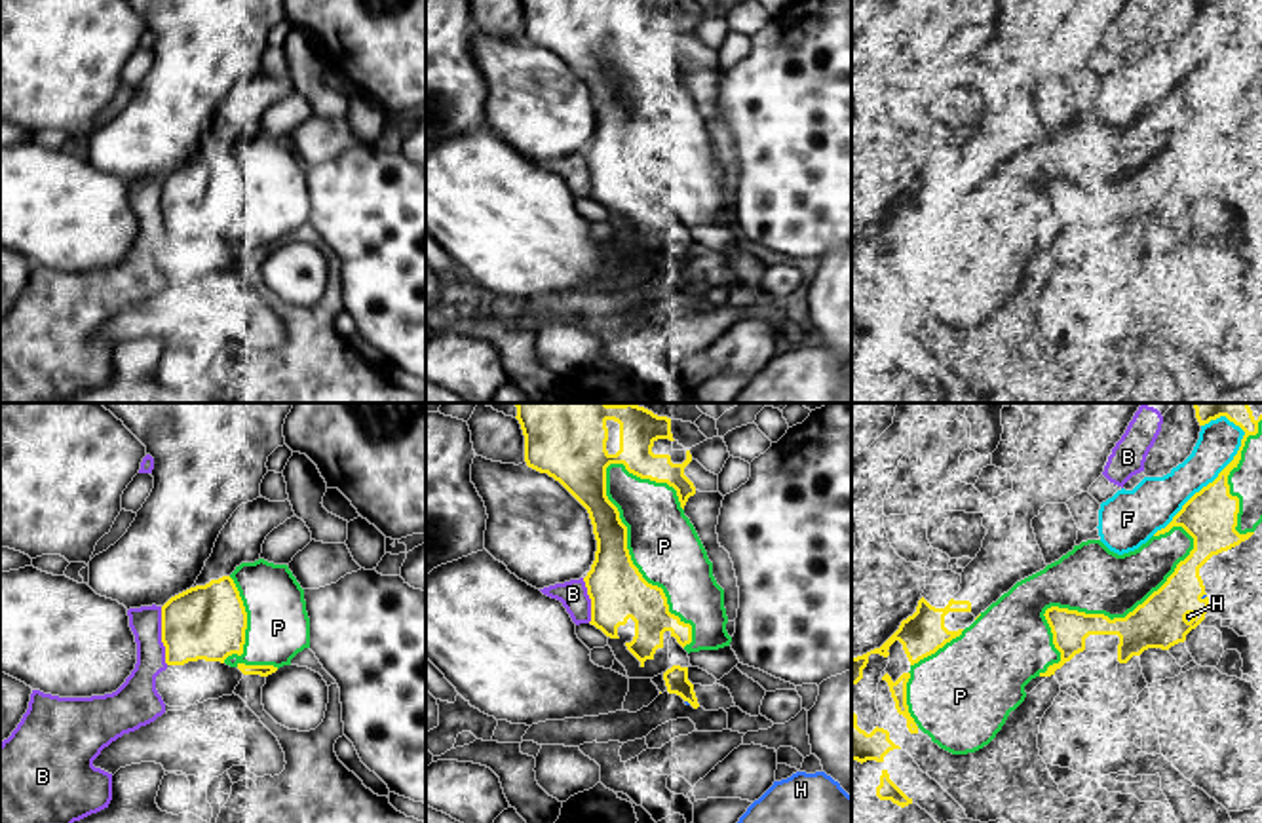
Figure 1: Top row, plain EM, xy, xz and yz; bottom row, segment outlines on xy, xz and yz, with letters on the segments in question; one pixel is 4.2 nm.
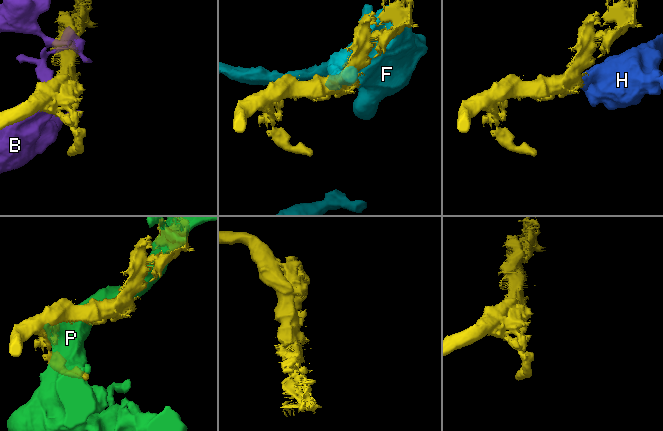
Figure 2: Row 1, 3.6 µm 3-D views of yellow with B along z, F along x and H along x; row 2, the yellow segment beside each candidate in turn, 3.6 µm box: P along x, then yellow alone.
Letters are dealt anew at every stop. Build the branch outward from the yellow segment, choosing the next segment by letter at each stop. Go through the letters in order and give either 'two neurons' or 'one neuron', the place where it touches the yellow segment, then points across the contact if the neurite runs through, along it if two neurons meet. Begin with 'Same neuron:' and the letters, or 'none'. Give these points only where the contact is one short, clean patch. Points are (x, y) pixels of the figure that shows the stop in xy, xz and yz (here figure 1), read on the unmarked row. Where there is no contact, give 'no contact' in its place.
Same neuron: H
B: two neurons; contact xy (162, 210); border xy (160, 181), (160, 215), (168, 238)
F: two neurons; contact yz (1209, 57)
H: one neuron; contact yz (1188, 187)
P: two neurons; contact xz (631, 135)

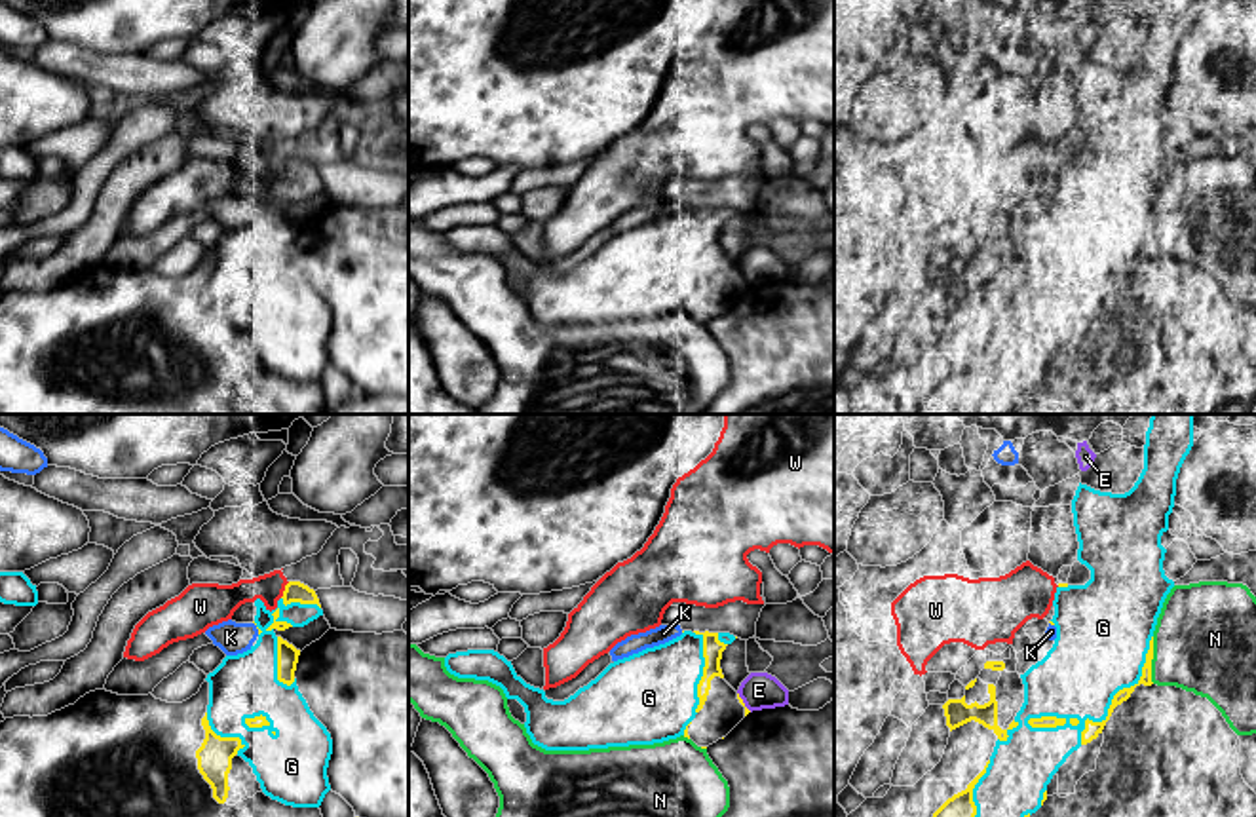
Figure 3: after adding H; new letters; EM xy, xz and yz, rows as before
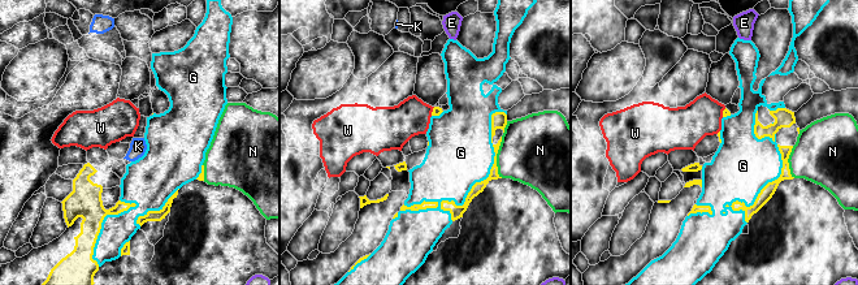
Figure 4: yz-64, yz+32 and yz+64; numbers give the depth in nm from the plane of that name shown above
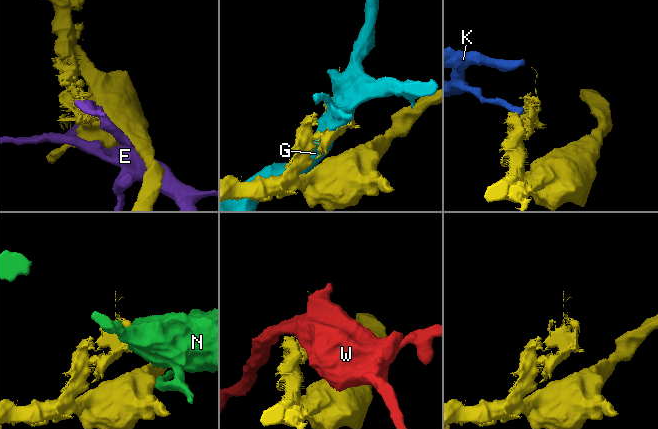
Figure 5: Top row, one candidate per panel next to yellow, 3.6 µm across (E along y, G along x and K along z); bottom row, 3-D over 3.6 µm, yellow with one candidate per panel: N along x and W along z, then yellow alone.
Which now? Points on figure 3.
Same neuron: none
E: two neurons; contact xz (742, 276)
G: two neurons; contact yz (1116, 268)
K: two neurons; contact xy (257, 202)
N: two neurons; contact yz (1152, 232)
W: two neurons; contact xy (285, 164); border xy (289, 156), (280, 171)

